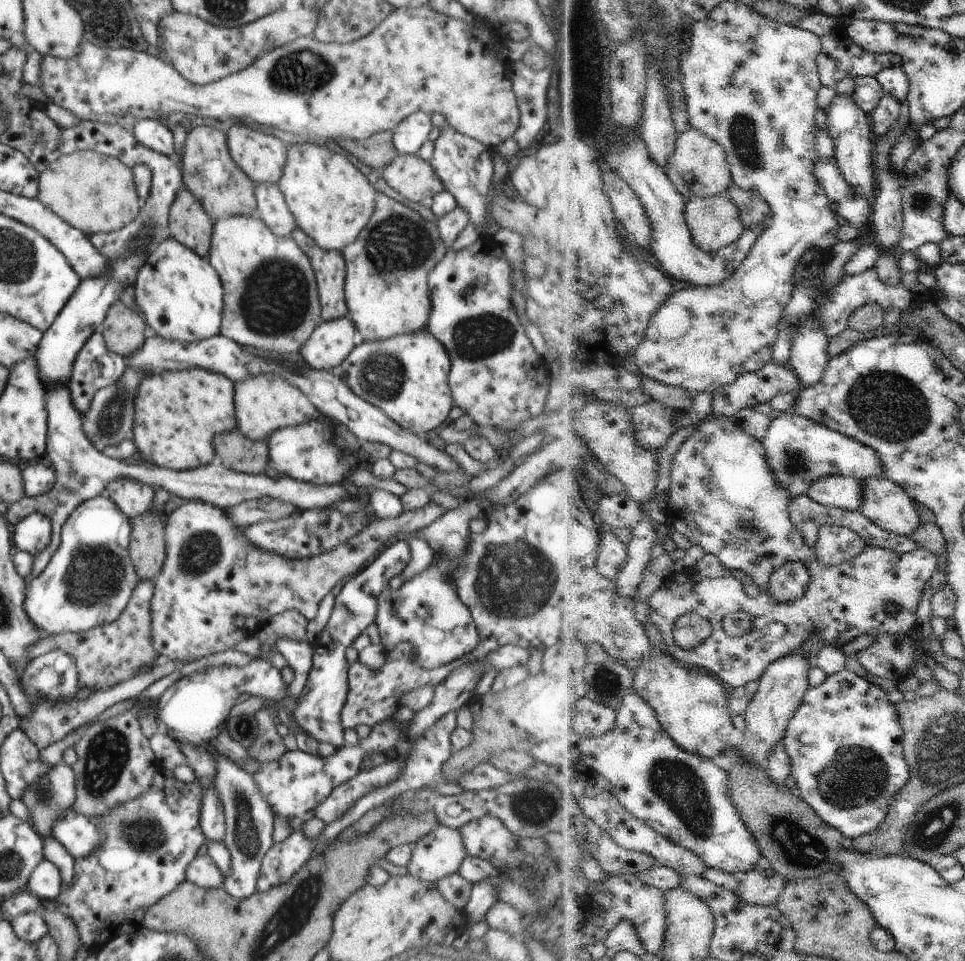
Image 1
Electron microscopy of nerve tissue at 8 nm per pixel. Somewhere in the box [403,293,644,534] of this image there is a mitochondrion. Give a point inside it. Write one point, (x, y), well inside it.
(479, 337)

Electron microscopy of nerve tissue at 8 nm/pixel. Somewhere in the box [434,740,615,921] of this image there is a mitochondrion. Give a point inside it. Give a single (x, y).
(535, 806)

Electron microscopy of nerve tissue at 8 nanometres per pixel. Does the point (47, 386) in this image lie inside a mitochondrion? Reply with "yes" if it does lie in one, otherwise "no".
no

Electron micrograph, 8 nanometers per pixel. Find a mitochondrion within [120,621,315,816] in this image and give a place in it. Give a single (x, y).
(245, 727)

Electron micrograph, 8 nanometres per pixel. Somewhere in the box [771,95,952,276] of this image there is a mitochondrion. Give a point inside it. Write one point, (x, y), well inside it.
(921, 202)

